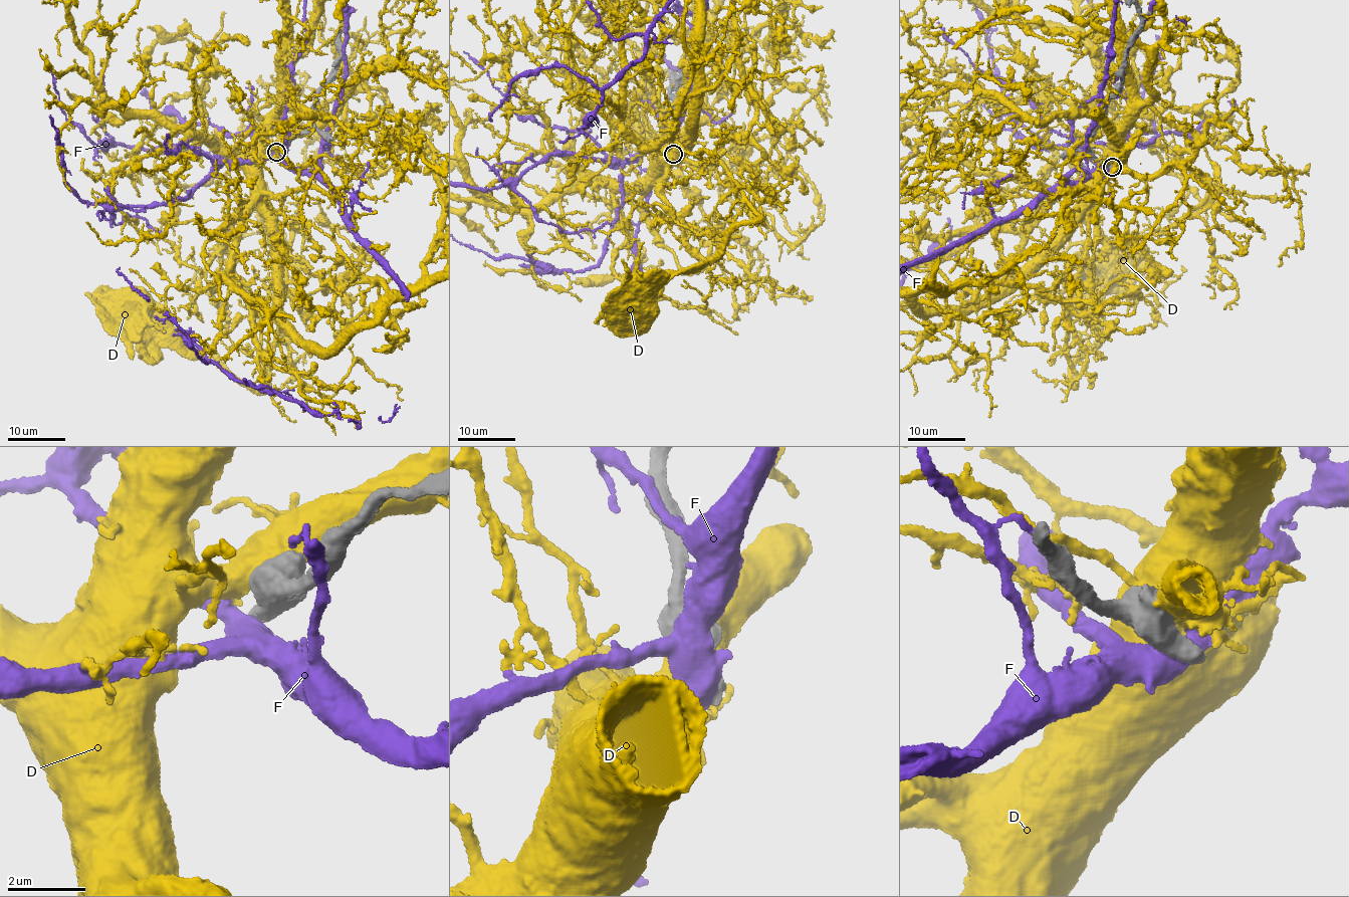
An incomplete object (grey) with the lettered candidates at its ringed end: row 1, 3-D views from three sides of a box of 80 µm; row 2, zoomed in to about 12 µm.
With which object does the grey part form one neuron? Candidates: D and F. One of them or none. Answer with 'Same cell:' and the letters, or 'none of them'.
Same cell: none of them

